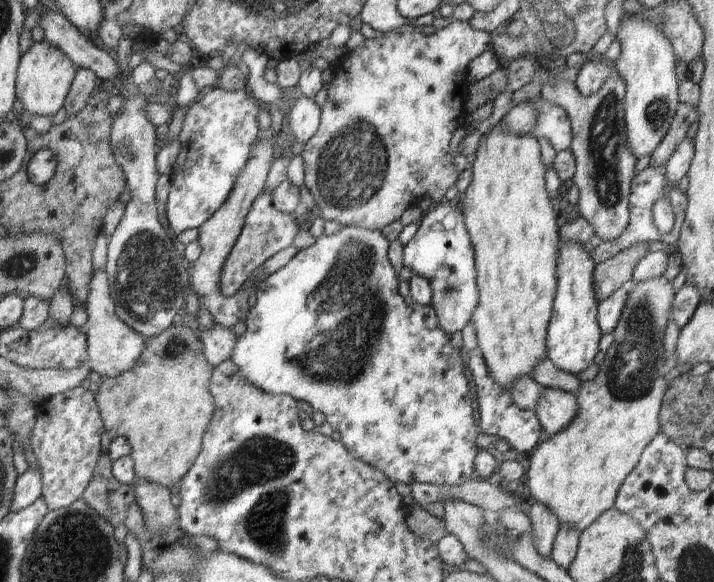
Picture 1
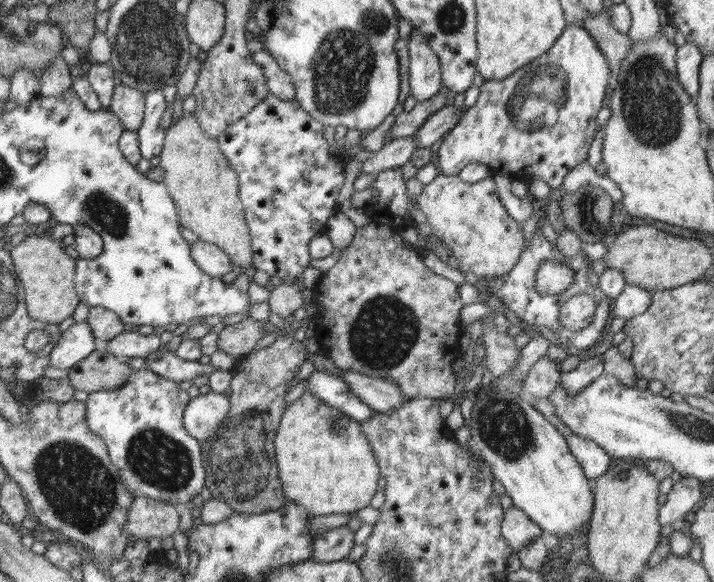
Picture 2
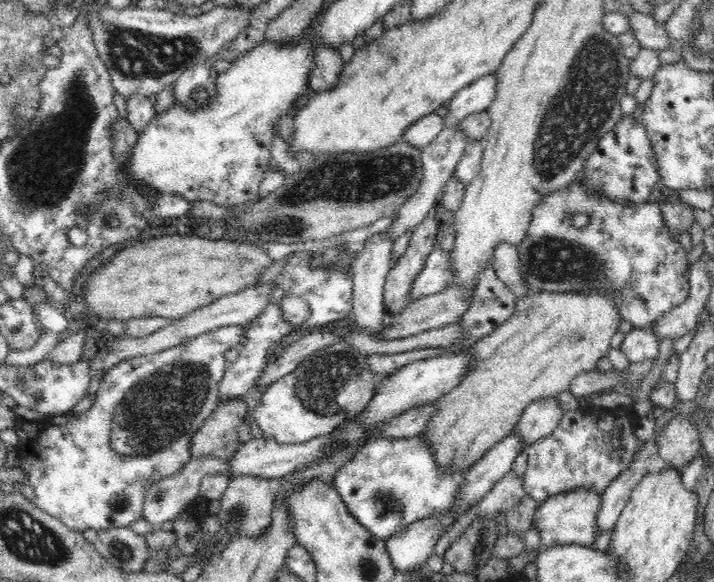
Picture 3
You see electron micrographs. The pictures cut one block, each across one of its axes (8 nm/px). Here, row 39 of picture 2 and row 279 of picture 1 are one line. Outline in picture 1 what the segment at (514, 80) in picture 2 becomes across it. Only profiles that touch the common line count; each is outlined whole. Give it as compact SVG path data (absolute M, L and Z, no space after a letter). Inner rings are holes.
M560 240L556 264L558 282L552 302L552 318L546 332L546 356L556 368L573 375L584 372L593 363L603 335L597 321L599 302L594 294L594 270L596 264L582 244Z

